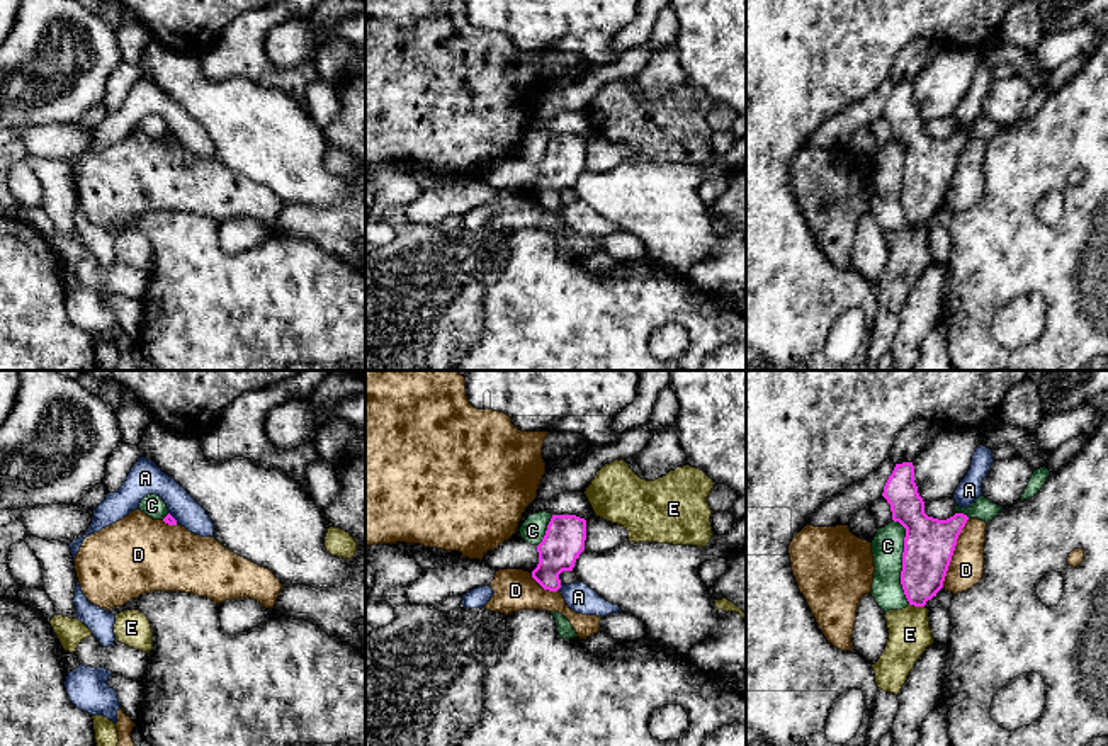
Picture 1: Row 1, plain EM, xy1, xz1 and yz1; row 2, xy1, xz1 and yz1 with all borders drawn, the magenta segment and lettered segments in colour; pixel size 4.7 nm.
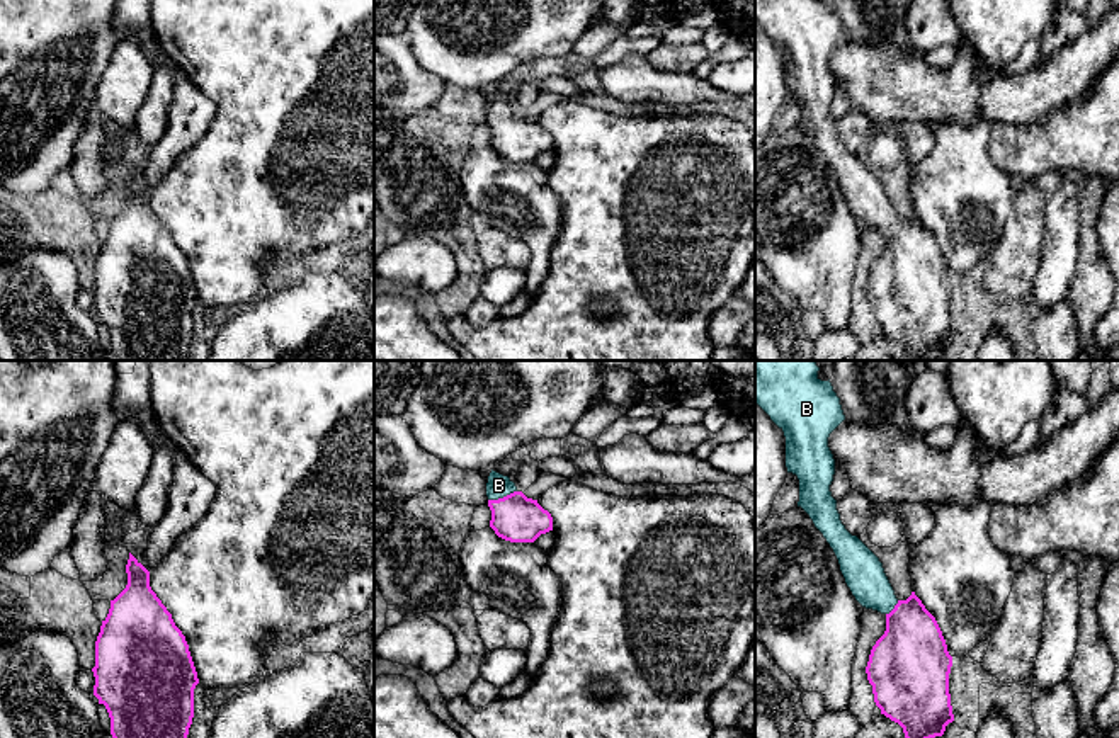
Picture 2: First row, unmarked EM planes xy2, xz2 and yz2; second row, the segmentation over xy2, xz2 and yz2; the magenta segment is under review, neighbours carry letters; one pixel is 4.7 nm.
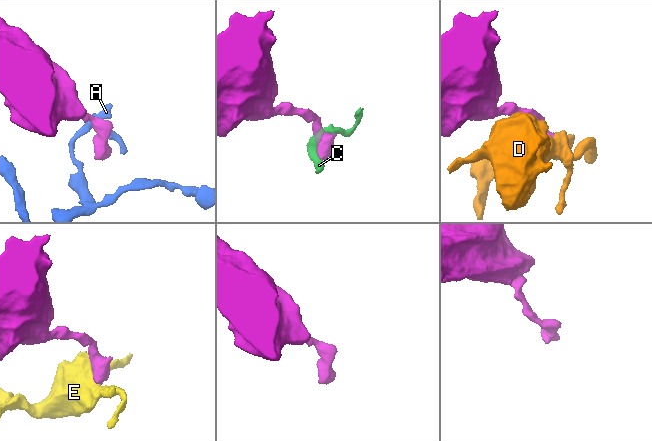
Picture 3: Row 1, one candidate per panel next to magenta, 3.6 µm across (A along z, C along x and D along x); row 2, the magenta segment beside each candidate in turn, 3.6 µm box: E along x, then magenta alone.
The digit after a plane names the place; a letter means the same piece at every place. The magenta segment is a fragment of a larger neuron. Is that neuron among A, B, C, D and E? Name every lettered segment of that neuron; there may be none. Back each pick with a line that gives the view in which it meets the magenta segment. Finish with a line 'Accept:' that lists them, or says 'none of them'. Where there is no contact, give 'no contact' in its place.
B: meets magenta in xz2
Accept: B

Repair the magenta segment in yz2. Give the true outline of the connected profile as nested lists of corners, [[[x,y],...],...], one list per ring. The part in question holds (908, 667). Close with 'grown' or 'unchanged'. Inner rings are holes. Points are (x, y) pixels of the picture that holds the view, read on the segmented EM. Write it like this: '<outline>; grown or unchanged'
[[[755,360],[755,403],[784,432],[786,468],[799,480],[798,507],[809,515],[833,549],[852,595],[862,607],[886,616],[886,631],[872,646],[866,667],[876,706],[903,728],[905,738],[942,736],[954,721],[949,694],[952,656],[935,617],[915,592],[906,600],[898,600],[879,558],[840,520],[830,491],[835,459],[828,437],[845,415],[830,379],[821,381],[818,371],[815,360]]]; grown

